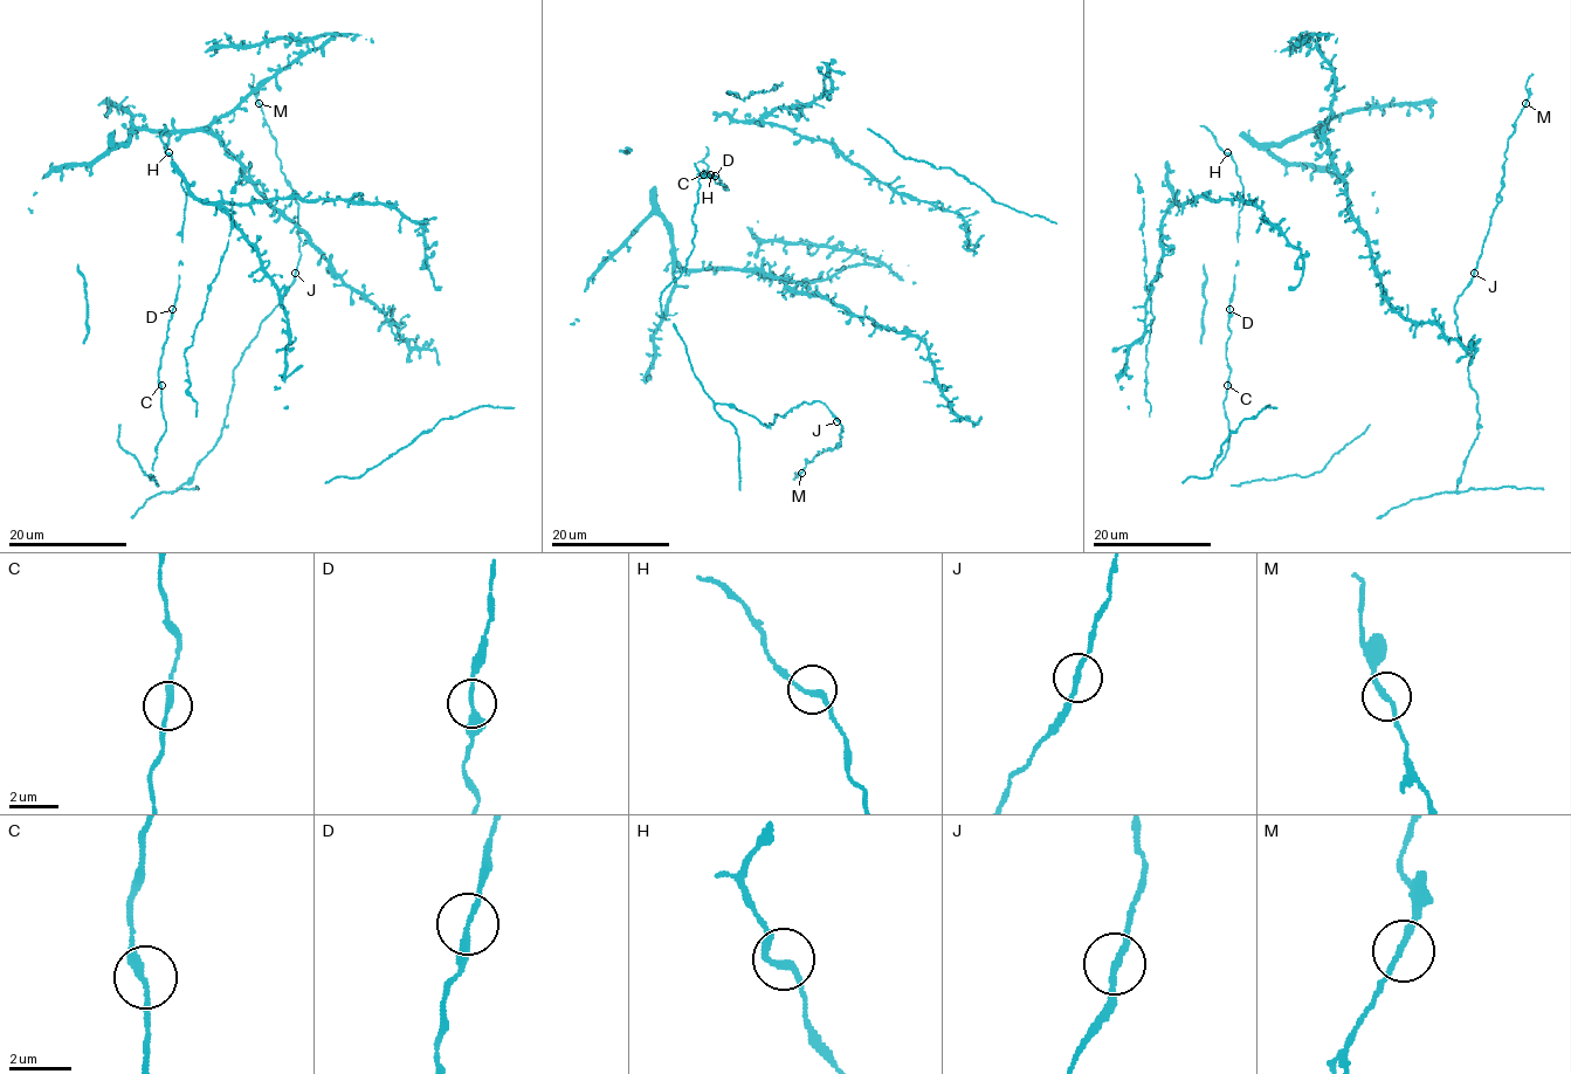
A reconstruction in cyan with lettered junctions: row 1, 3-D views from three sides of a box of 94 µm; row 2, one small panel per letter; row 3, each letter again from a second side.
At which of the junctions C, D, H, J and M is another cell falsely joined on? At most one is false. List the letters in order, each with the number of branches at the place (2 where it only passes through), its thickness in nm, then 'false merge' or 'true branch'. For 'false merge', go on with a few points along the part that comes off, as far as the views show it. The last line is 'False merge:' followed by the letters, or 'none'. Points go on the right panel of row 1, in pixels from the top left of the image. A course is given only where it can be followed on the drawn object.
C: branches 2; calibre 240 nm; true branch
D: branches 2; calibre 240 nm; true branch
H: branches 2; calibre 200 nm; true branch
J: branches 2; calibre 190 nm; true branch
M: branches 2; calibre 190 nm; true branch
False merge: none

